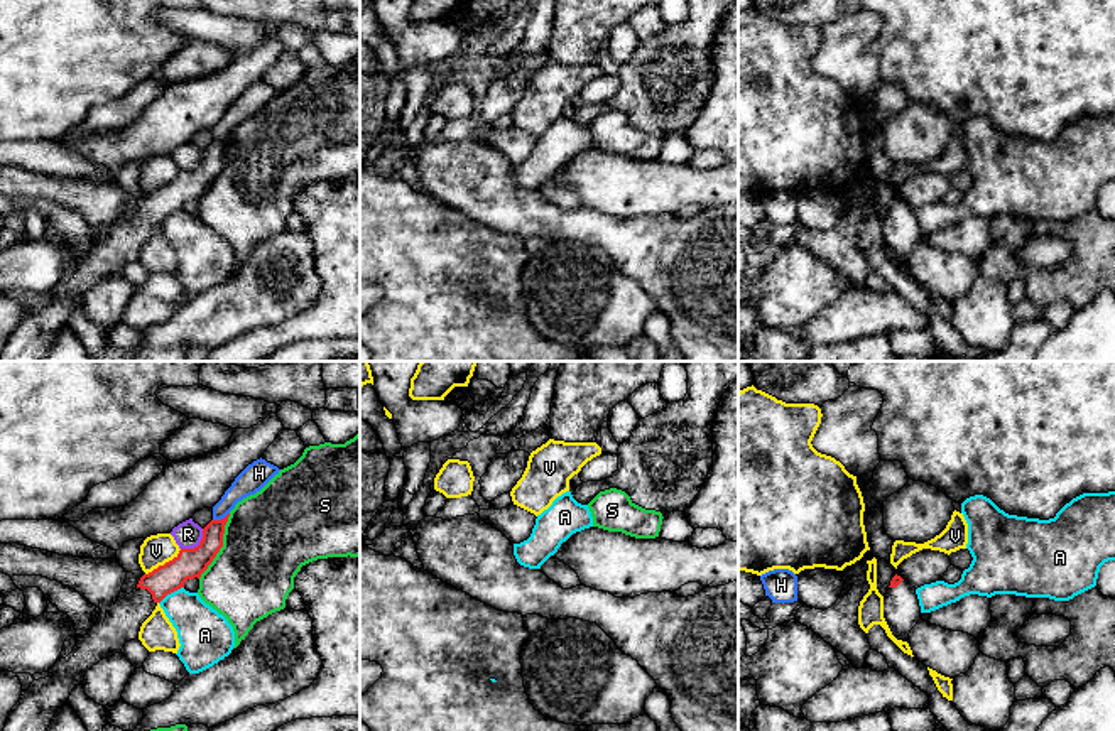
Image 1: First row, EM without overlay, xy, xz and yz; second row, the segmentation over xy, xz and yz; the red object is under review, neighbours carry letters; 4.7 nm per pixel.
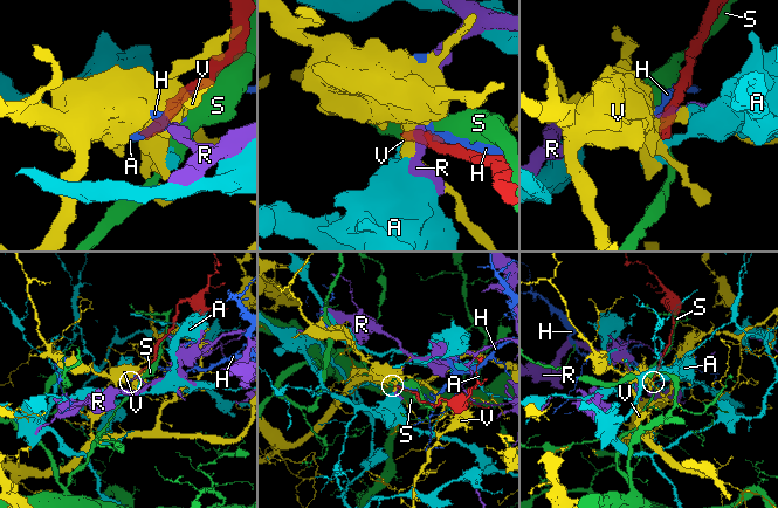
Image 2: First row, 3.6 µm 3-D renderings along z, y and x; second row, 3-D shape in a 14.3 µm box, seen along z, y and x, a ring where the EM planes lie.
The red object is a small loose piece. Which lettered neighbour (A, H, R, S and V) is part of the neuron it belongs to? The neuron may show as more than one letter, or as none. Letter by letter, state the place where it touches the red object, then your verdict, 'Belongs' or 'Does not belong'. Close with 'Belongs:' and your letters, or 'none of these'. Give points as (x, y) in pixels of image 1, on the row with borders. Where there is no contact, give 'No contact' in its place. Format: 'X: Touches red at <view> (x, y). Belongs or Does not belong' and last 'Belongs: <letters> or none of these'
A: Touches red at xy (171, 591). Does not belong
H: Touches red at xy (222, 519). Does not belong
R: Touches red at xy (198, 546). Does not belong
S: Touches red at xy (222, 546). Does not belong
V: Touches red at xy (164, 564). Does not belong
Belongs: none of these

